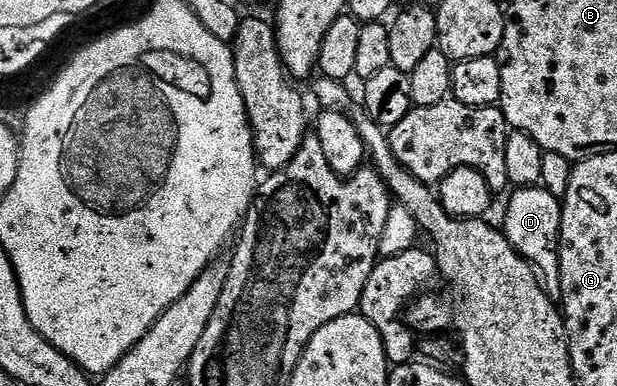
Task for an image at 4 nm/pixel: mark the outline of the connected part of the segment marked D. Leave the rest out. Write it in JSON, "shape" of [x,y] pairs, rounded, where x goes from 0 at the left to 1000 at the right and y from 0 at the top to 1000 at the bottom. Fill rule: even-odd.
{"shape":[[[851,479],[828,492],[830,513],[817,541],[814,601],[831,635],[862,684],[862,699],[875,720],[875,741],[885,764],[901,775],[908,767],[908,534],[909,513],[891,505],[875,479]]]}

